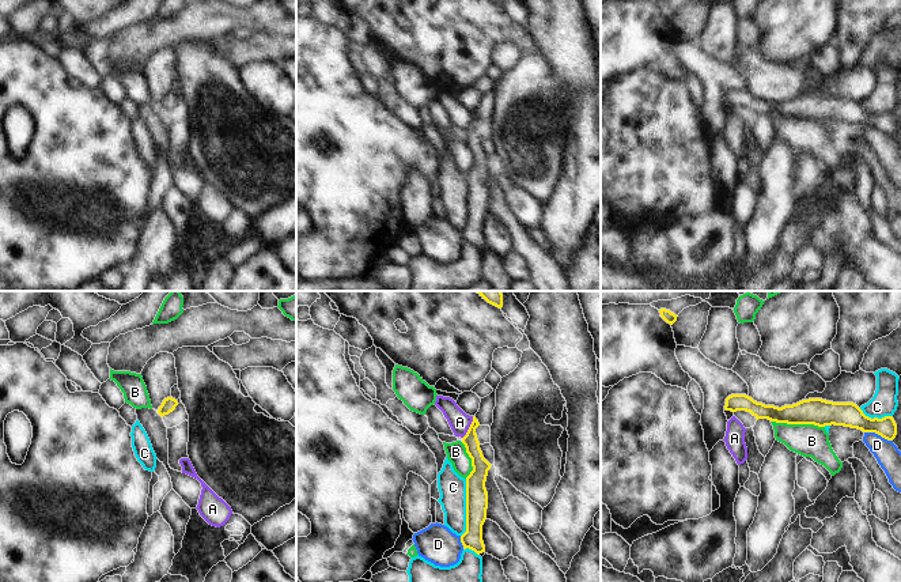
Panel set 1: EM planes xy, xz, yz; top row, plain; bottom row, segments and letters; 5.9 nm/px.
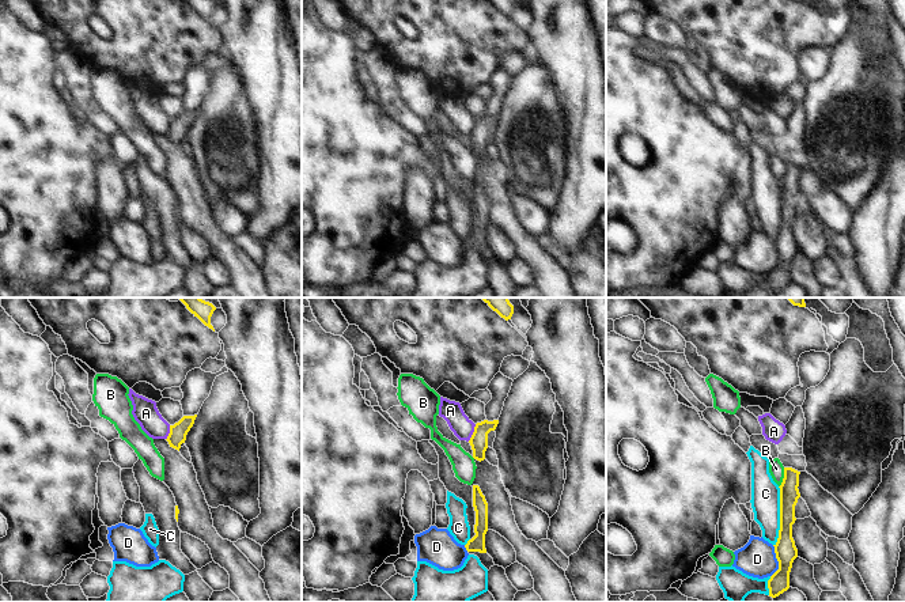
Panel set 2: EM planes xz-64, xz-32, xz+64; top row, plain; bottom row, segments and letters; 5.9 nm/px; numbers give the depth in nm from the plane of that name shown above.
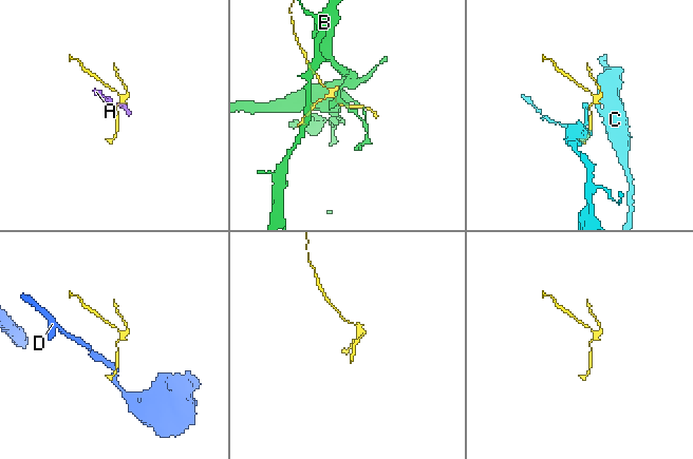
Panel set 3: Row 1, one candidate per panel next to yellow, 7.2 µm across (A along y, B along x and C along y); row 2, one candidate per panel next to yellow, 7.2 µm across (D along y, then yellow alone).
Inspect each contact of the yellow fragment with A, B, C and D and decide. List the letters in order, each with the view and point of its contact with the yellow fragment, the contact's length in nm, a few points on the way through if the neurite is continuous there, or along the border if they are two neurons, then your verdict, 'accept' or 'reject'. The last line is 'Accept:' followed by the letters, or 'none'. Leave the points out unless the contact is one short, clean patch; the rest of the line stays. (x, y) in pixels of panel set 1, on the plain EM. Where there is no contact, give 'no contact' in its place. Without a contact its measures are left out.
A: xz (469, 123) | 150 nm | along xz (473, 112), (462, 133) | reject
B: yz (798, 118) | 320 nm | along yz (771, 116), (813, 118), (824, 123) | reject
C: xz (466, 203) | 340 nm | reject
D: yz (878, 129) | 180 nm | reject
Accept: none

